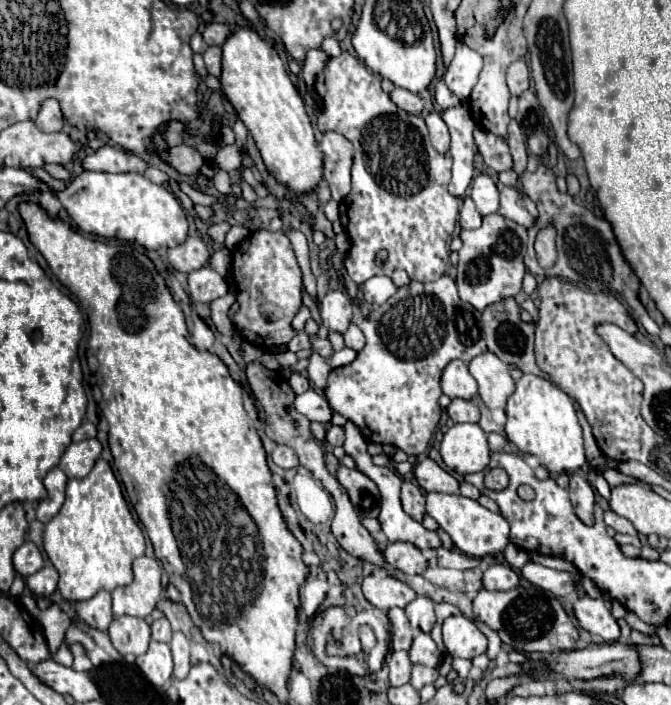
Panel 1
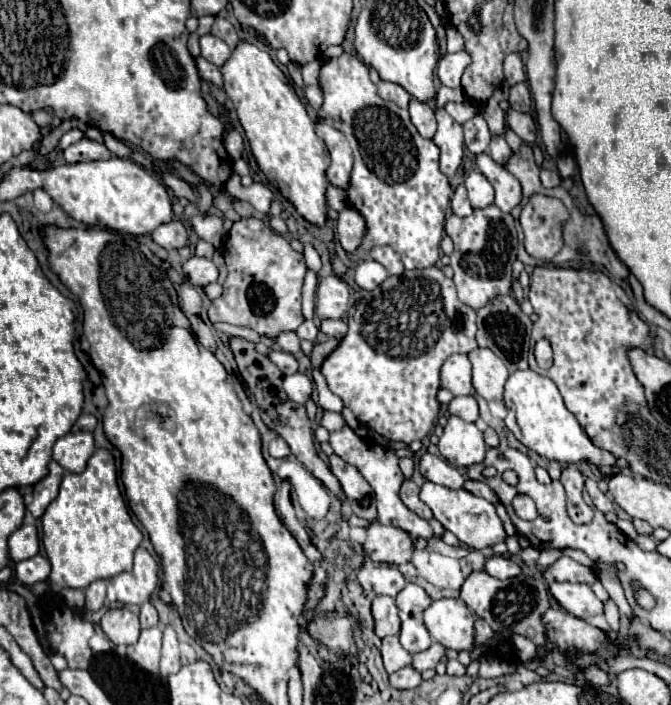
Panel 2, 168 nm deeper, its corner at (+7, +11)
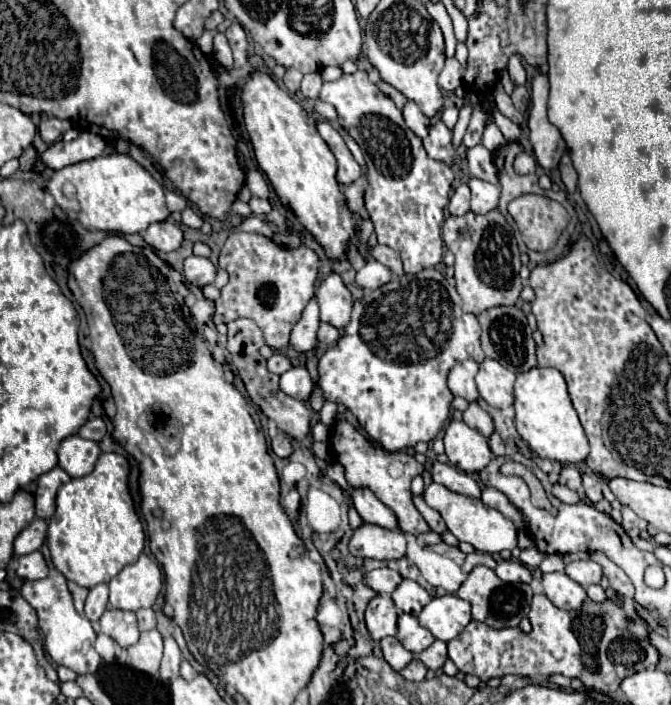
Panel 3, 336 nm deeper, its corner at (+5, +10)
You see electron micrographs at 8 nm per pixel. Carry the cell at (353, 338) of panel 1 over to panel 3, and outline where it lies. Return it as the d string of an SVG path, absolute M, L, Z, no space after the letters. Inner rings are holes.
M321 323L319 325L319 331L317 331L317 339L319 339L319 343L323 343L323 345L335 345L335 341L339 341L339 329L335 329L333 325L329 325L329 323Z

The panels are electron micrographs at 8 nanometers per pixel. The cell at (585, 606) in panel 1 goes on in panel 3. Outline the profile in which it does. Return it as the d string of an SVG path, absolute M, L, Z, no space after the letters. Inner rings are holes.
M553 571L553 573L543 573L541 579L543 591L549 597L549 601L559 607L559 609L581 609L583 601L587 599L585 589L571 581L571 577L567 577L565 573Z

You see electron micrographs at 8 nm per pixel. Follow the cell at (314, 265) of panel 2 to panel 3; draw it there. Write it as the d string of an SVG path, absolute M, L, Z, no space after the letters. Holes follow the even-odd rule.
M313 297L305 307L299 323L293 327L289 345L295 351L311 351L317 345L317 329L319 329L319 307Z

